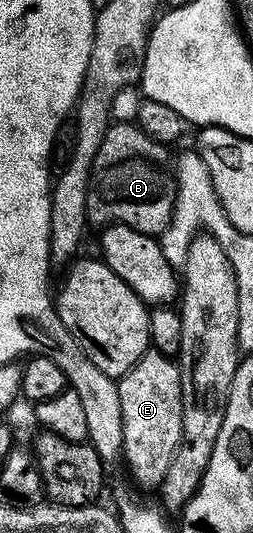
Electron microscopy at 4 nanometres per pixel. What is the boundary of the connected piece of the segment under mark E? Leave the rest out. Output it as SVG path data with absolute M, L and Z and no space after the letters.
M160 351L145 352L125 376L119 377L118 394L122 398L123 463L128 463L128 472L141 489L159 489L182 434L179 363Z

